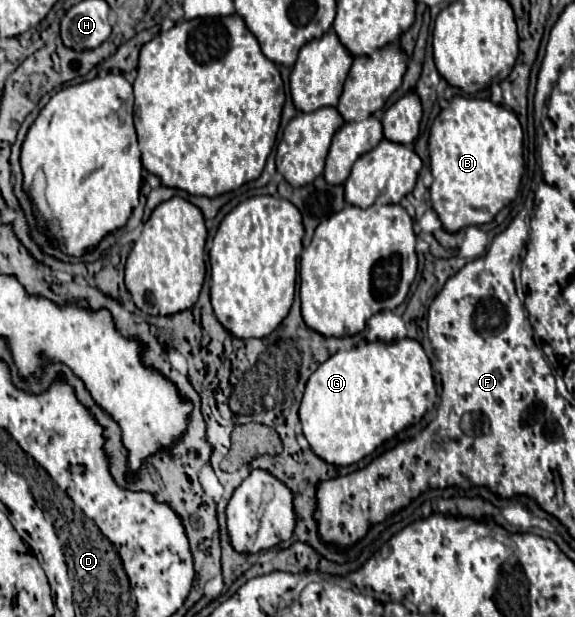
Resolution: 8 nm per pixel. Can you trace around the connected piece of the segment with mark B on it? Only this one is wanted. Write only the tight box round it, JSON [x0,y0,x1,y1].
[429,95,523,233]

